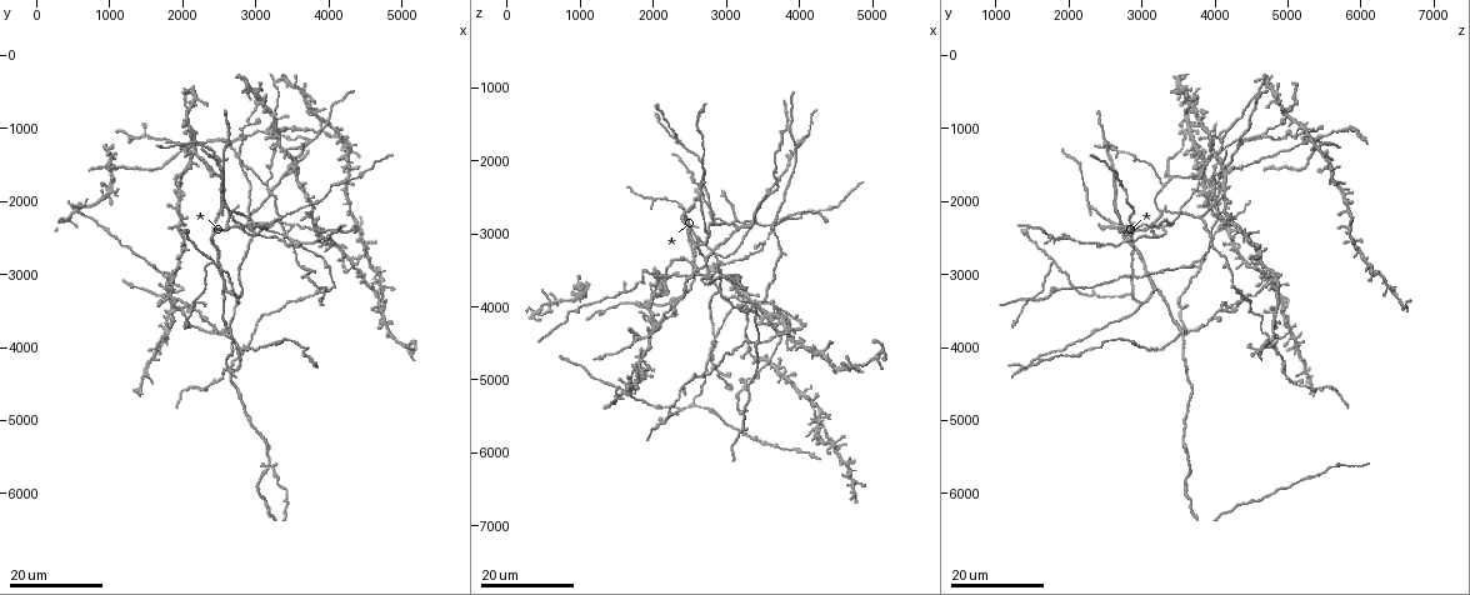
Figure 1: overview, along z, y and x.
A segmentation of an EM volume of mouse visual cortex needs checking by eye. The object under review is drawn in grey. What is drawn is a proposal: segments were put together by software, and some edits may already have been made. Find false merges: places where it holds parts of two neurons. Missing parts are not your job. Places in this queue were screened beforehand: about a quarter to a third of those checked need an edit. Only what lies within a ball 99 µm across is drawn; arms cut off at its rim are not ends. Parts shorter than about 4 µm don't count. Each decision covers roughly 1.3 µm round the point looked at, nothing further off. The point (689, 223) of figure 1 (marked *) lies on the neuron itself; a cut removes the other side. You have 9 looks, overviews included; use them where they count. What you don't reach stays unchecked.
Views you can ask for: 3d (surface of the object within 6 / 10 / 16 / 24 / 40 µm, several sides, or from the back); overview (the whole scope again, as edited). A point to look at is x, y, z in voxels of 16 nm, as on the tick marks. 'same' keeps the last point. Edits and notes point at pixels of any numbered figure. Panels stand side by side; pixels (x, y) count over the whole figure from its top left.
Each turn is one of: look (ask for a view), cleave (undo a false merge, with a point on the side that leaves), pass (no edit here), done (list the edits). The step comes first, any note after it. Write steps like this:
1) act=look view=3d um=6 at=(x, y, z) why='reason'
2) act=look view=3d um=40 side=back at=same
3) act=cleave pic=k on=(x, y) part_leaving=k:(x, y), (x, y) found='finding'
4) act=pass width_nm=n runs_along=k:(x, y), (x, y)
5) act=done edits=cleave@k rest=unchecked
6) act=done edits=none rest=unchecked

act=look view=3d um=24 at=(2850, 2350, 3300) why='three-way junction'

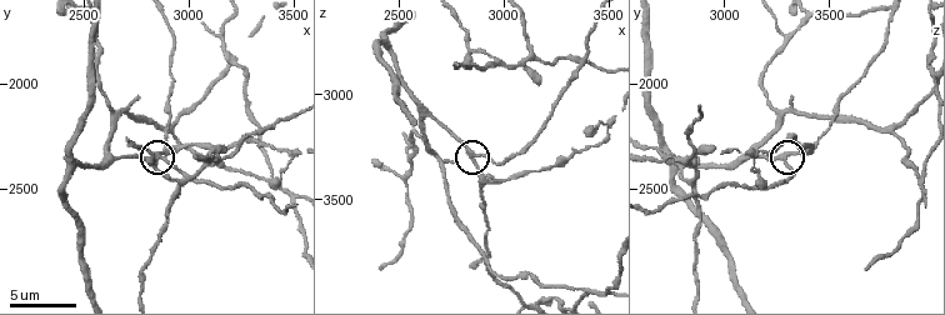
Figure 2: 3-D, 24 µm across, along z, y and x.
act=look view=3d um=10 at=(2860, 2350, 3300)

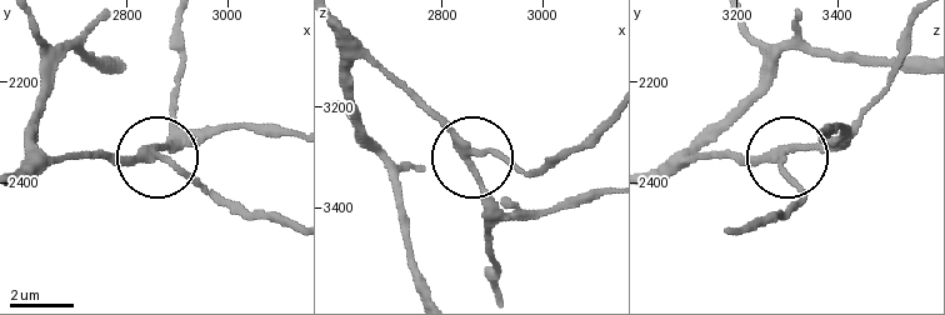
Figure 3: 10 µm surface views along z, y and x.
act=look view=3d um=10 side=back at=(2870, 2345, 3290)

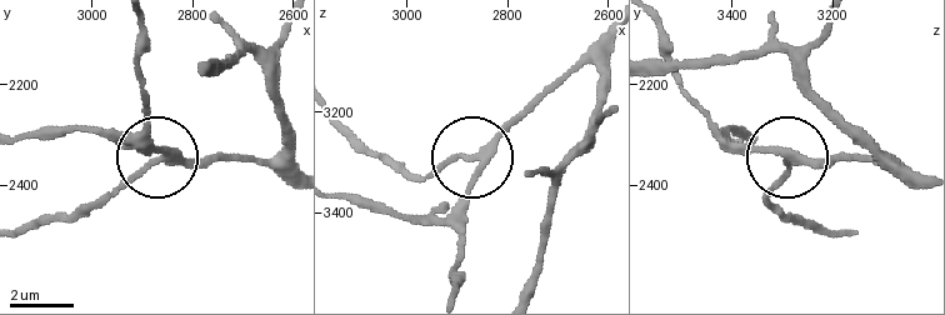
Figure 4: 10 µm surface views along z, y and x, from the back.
act=pass width_nm=230 runs_along=4:(293, 178), (251, 161), (155, 161), (101, 208) found='all the same neuron'

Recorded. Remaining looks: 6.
act=look view=3d um=16 at=(3750, 1200, 4350) why='small branch off a trunk'

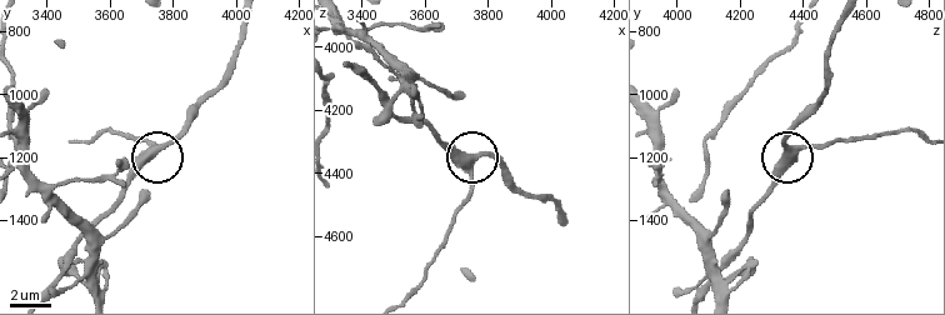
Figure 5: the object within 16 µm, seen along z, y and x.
act=look view=3d um=10 at=(3740, 1180, 4360) why='closer look'

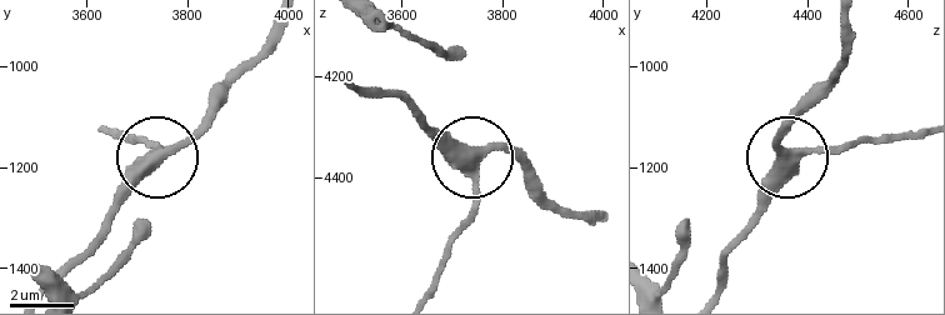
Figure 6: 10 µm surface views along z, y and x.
act=pass side_arm_um=18 runs_along=6:(716, 289), (723, 256), (784, 158), (776, 136), (789, 114) found='all the same neuron'

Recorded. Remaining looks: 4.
act=look view=3d um=24 at=(2400, 1350, 2650) why='sudden change in width'

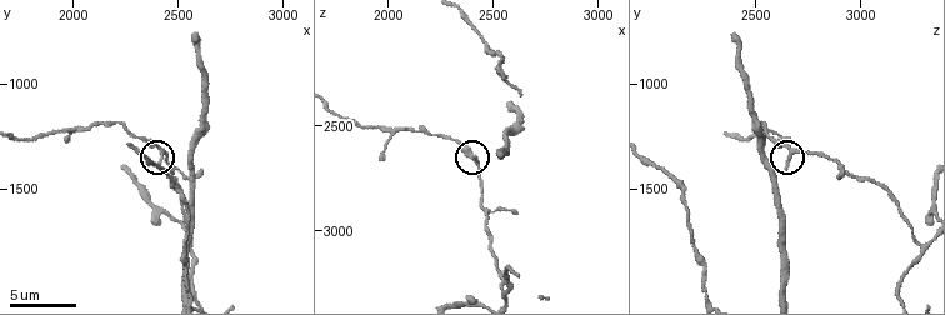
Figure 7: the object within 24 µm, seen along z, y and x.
act=look view=3d um=10 at=(2420, 1330, 2680)

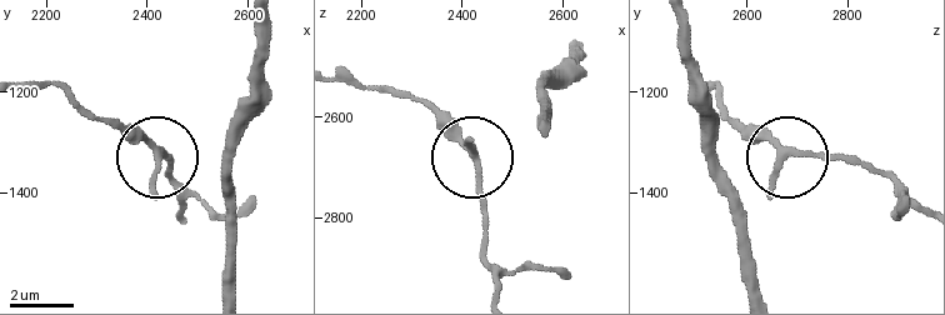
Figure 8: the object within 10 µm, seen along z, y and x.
act=pass runs_along=8:(184, 216), (168, 158), (114, 119) found='continuous, no second neuron'

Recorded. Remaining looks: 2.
act=look view=3d um=16 at=(2560, 1760, 3290) why='a fork'

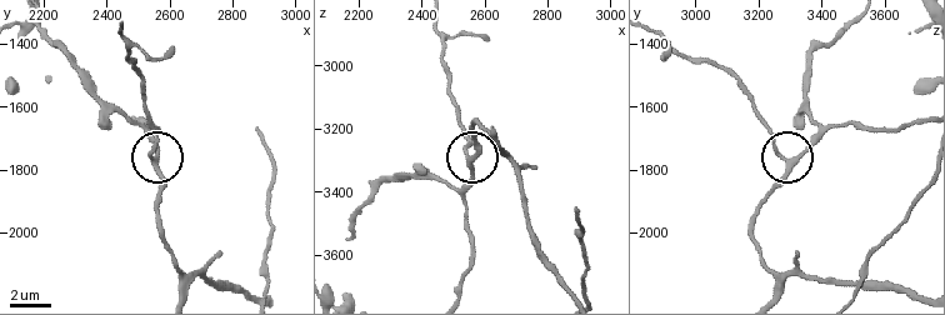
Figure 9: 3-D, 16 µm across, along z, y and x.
act=look view=3d um=16 side=back at=(2540, 1770, 3290) why='other side'

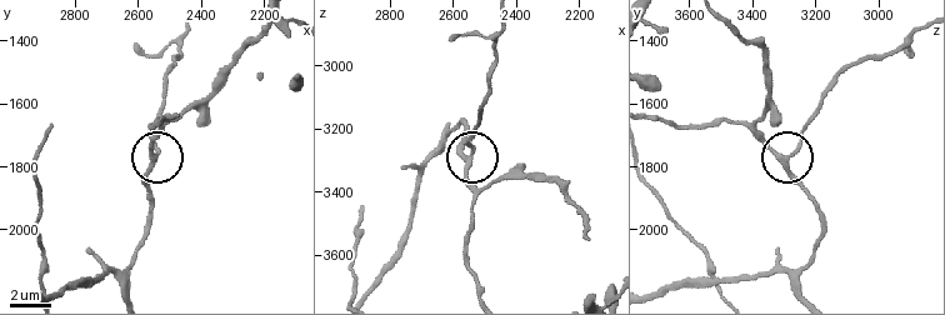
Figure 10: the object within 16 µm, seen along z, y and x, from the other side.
act=pass side_arm_um=30 arms=3 found='all the same neuron'

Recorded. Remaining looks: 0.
act=done edits=none rest=unchecked

